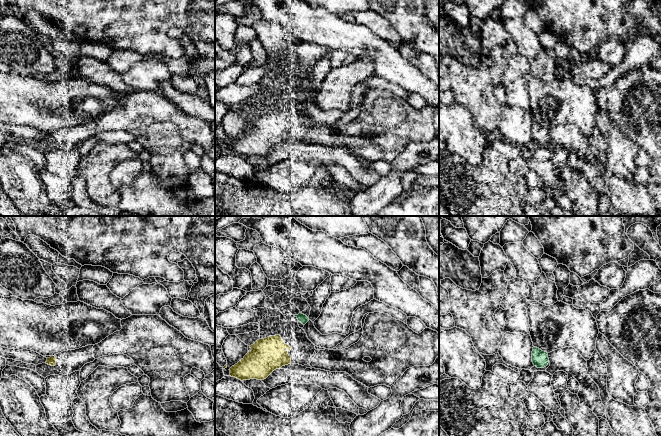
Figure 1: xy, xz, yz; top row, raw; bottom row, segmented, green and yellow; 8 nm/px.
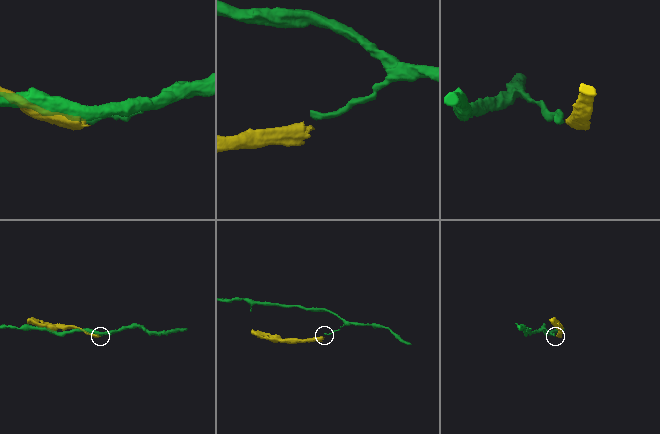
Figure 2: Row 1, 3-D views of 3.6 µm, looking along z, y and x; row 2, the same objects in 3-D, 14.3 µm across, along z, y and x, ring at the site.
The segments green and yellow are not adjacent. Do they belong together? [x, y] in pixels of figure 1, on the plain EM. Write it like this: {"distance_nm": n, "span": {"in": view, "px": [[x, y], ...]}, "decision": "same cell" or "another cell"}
{"distance_nm": 190, "span": {"in": "xz", "px": [[298, 96], [280, 112]]}, "decision": "another cell"}

